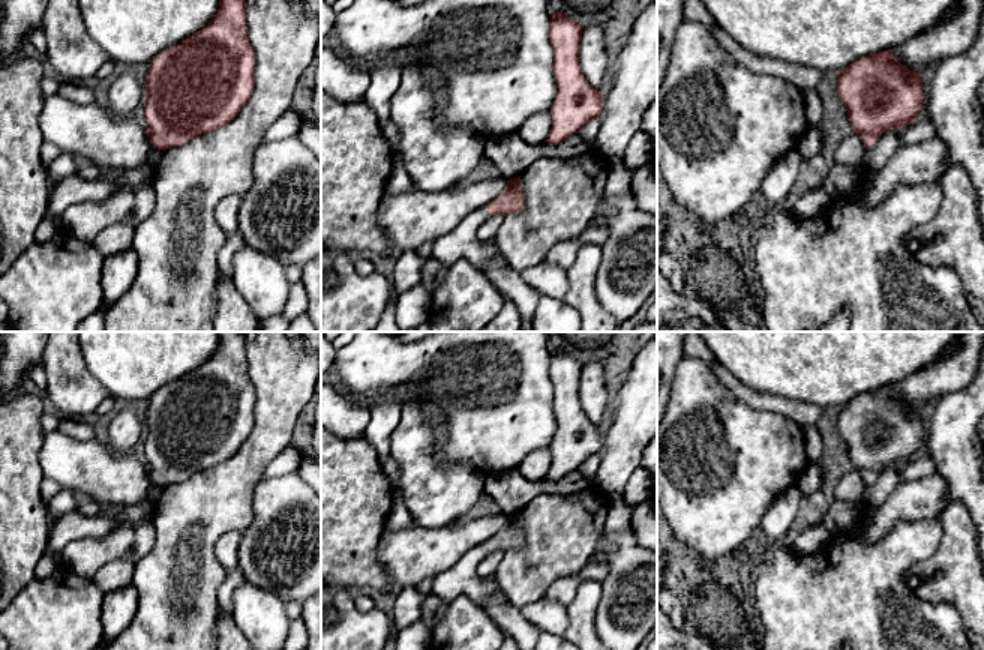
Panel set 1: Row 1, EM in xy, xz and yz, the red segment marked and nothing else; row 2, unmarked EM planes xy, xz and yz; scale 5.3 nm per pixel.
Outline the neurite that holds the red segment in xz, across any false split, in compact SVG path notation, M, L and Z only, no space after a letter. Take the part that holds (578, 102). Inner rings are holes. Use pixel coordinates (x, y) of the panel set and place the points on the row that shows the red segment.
M552 12L549 41L558 93L552 105L552 128L544 143L555 146L579 134L603 111L603 92L596 90L579 68L582 27L562 12Z

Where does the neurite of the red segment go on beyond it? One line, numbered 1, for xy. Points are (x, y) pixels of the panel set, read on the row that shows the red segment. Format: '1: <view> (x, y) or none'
1: none

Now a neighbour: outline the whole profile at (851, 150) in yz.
M850 134L849 137L843 138L838 144L834 161L836 164L844 164L844 165L860 165L866 161L866 152L867 147L861 141L861 138L856 134Z

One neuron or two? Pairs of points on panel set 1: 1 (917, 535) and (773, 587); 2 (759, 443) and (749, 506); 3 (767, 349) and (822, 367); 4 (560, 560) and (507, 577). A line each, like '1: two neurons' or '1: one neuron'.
1: one neuron
2: one neuron
3: one neuron
4: one neuron

